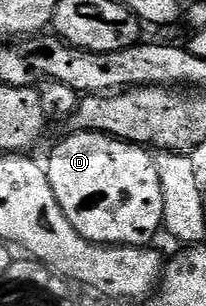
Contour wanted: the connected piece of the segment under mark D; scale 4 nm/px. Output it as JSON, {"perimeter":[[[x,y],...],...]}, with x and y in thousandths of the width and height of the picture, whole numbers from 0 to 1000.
{"perimeter":[[[481,428],[335,435],[243,500],[228,556],[248,618],[267,618],[267,657],[286,657],[286,683],[325,696],[325,722],[345,722],[345,735],[364,735],[422,788],[578,807],[699,807],[762,752],[786,752],[801,722],[791,605],[772,592],[757,516],[718,500],[699,477],[621,467],[607,454],[553,454]]]}

